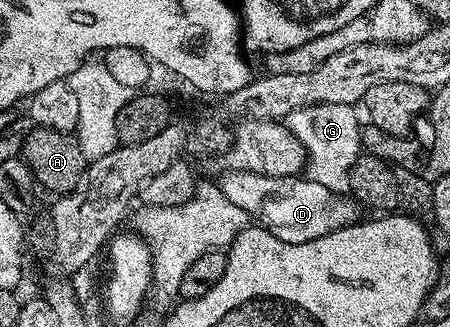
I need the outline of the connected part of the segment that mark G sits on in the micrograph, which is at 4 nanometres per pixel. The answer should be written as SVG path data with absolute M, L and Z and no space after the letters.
M324 103L294 109L286 118L286 126L301 141L307 154L306 173L309 180L320 183L337 193L346 193L350 187L353 163L361 156L361 126L357 108L350 104Z

